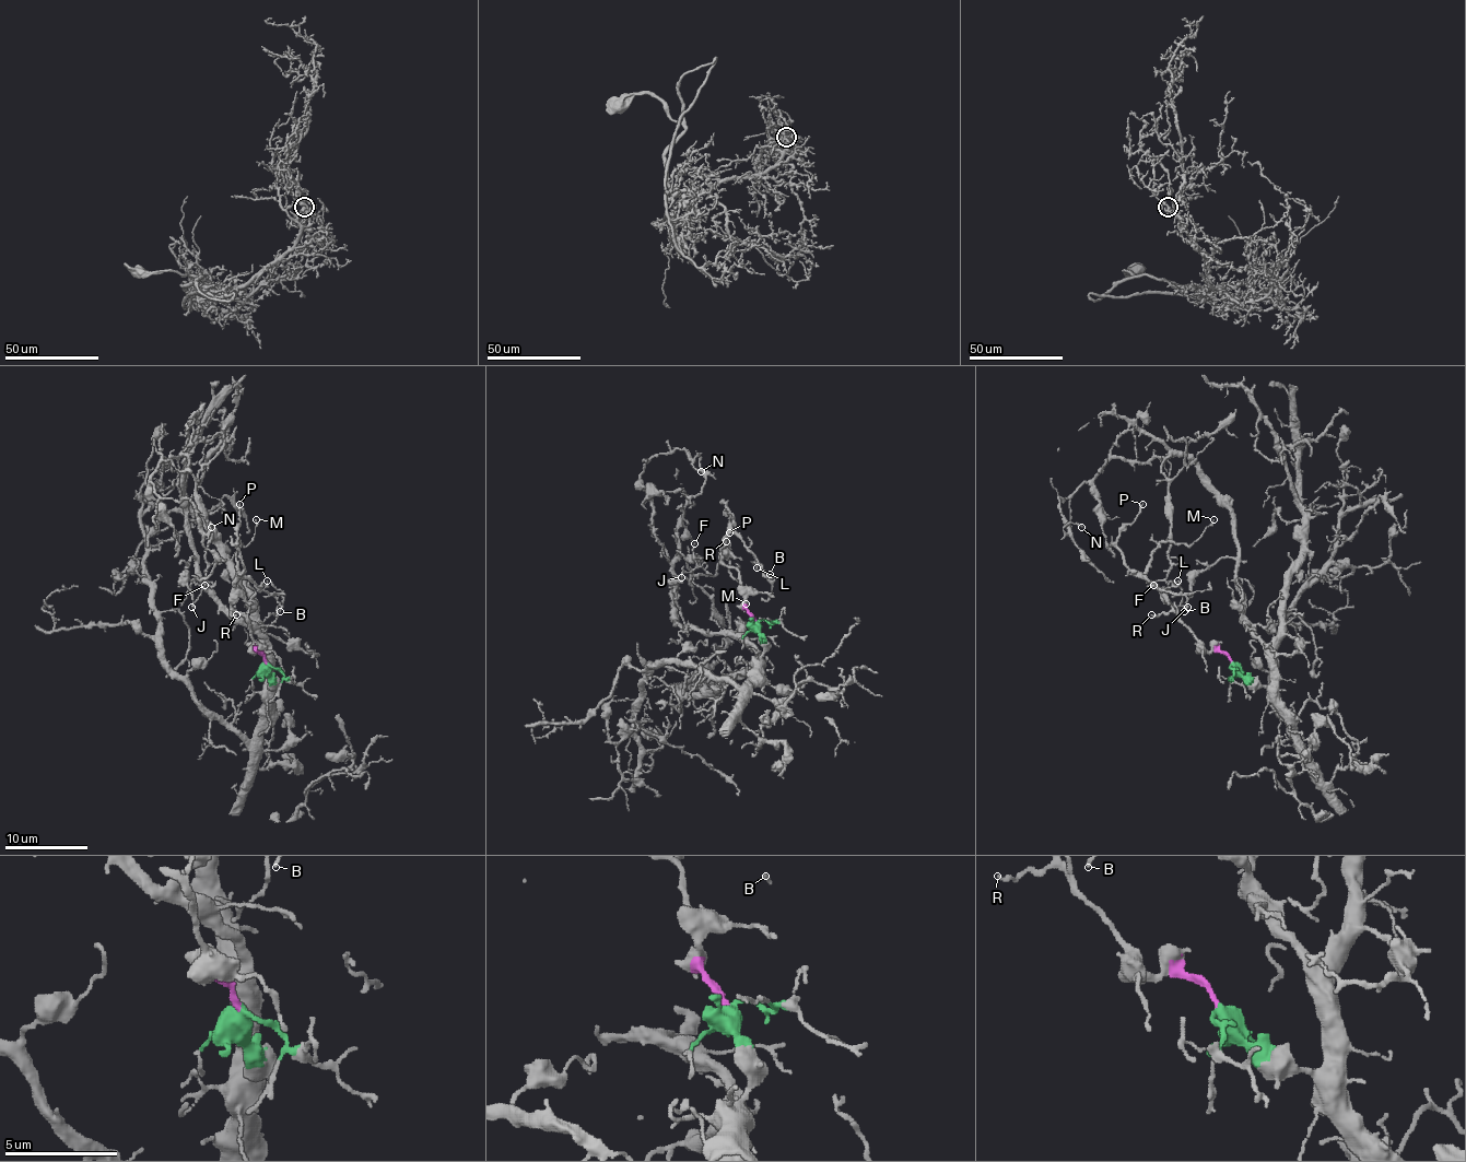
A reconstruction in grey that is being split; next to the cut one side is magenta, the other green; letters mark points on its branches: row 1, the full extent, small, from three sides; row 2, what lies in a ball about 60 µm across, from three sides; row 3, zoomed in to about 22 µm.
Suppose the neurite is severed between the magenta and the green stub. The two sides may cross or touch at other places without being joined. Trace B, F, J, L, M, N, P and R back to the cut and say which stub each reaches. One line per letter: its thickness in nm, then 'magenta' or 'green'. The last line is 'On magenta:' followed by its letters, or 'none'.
B: 180 nm | magenta
F: 110 nm | green
J: 80 nm | green
L: 130 nm | magenta
M: 140 nm | magenta
N: 130 nm | green
P: 120 nm | magenta
R: 130 nm | magenta
On magenta: B, L, M, P, R

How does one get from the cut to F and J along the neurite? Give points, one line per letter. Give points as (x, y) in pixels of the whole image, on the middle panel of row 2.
F: (758, 623), (764, 650), (760, 660), (732, 636), (677, 621), (675, 559), (679, 551), (700, 561), (695, 542)
J: (758, 623), (760, 660), (732, 636), (677, 621), (679, 551), (700, 561), (681, 577)

